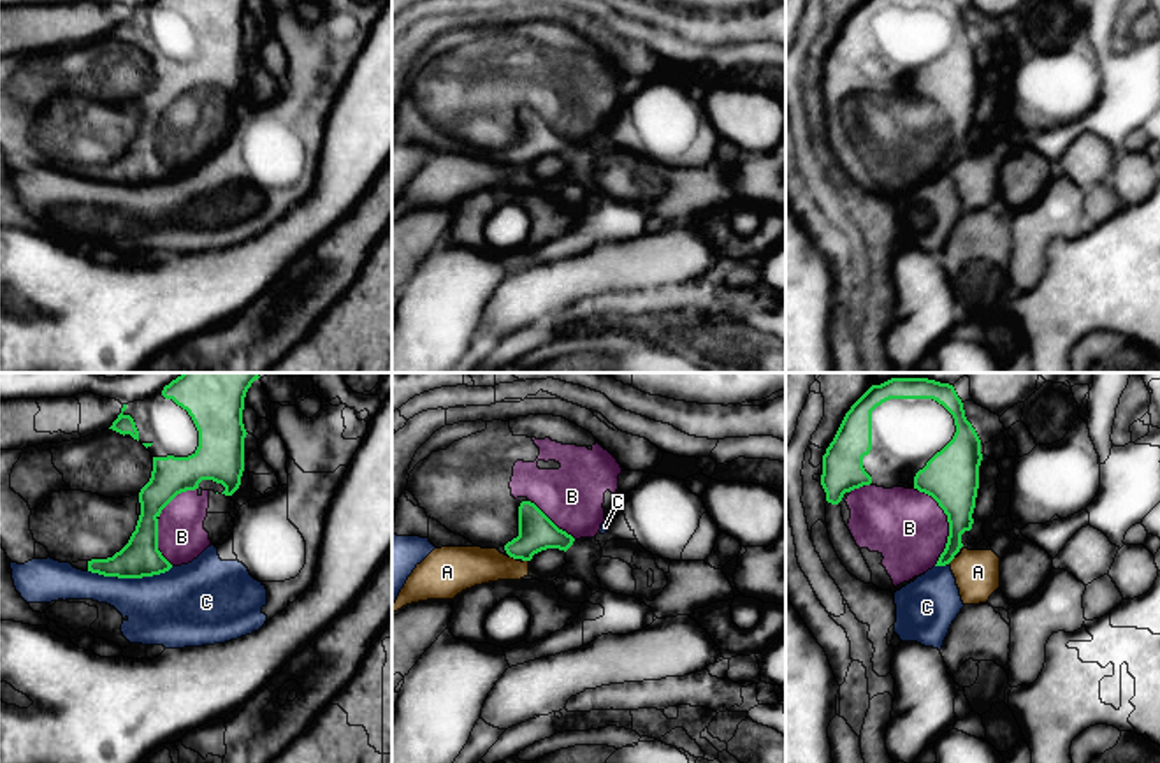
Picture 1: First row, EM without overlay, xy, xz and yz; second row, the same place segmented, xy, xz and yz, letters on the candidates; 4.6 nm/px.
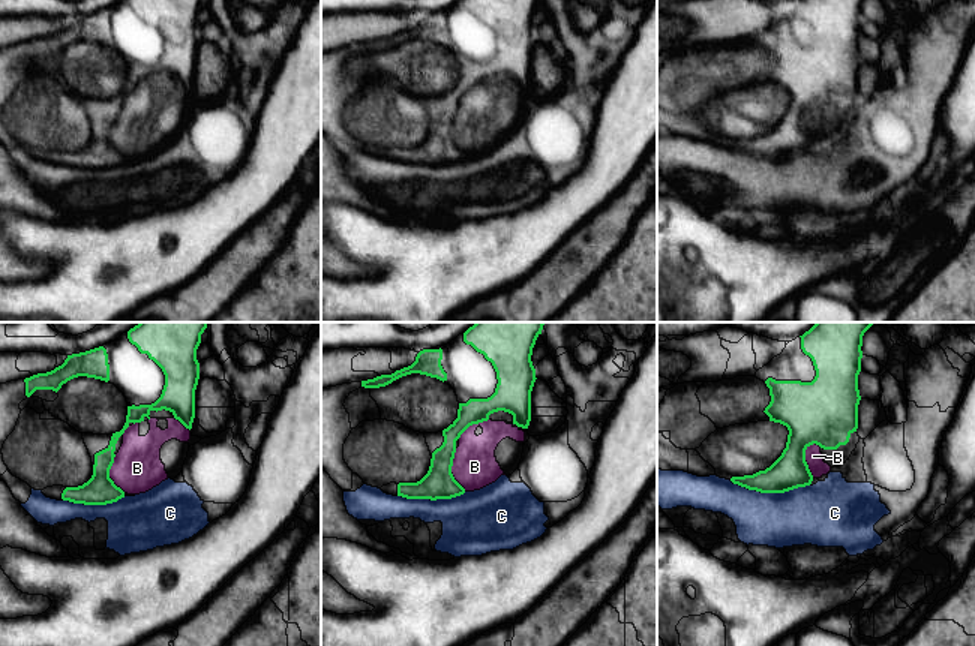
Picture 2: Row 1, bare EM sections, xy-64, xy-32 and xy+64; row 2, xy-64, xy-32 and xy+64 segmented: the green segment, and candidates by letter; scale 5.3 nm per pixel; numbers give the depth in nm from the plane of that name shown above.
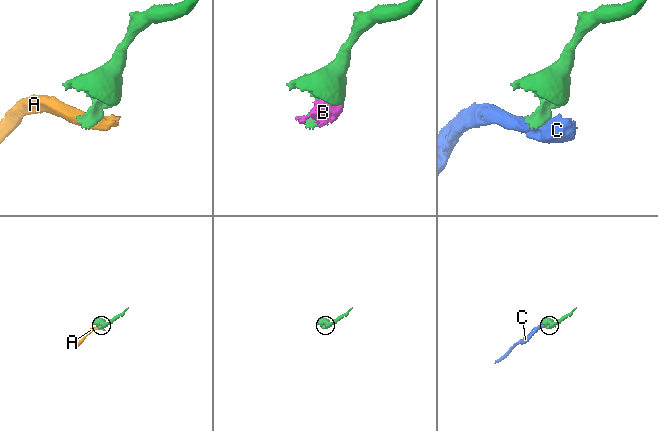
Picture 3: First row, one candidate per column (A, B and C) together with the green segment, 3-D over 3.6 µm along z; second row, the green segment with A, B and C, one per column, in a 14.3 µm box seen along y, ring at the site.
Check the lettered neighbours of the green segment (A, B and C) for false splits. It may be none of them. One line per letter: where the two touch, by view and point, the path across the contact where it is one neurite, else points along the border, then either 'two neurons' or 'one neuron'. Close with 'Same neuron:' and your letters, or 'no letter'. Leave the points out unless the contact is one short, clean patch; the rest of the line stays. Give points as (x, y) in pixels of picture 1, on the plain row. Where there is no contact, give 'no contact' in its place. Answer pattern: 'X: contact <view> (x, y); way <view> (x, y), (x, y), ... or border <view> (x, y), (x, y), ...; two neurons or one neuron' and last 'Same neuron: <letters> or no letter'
A: contact xz (514, 164); border xz (510, 162), (515, 166); two neurons
B: contact yz (949, 130); one neuron
C: contact xy (130, 183); border xy (173, 173), (141, 183), (104, 183), (88, 178); two neurons
Same neuron: B

